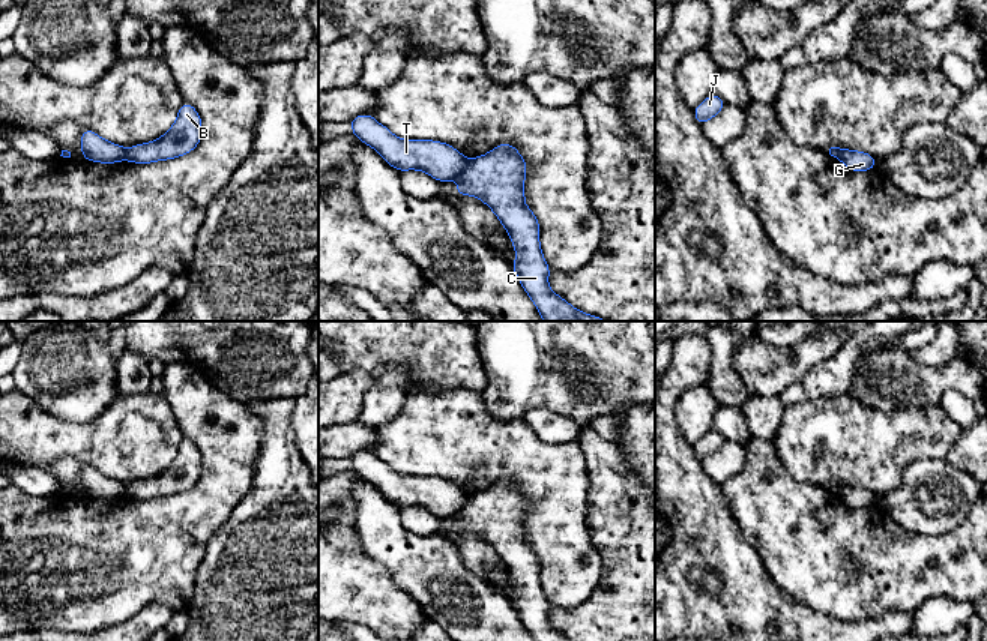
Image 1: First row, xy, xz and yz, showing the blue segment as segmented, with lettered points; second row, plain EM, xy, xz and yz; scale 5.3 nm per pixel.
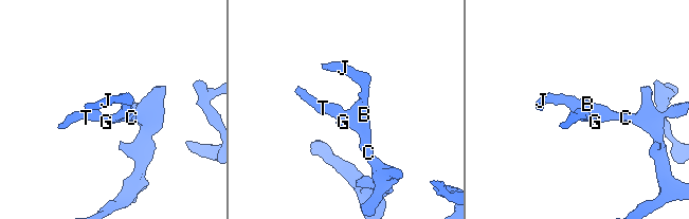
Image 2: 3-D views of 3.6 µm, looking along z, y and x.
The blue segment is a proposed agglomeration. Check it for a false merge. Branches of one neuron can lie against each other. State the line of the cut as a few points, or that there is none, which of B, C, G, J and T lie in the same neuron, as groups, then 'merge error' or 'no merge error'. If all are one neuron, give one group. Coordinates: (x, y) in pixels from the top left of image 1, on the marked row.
cut xz (469, 161), (455, 177); groups B C G J / T; merge error

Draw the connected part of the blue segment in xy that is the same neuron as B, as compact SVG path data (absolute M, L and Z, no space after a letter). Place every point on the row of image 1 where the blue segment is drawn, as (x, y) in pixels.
M183 102L173 126L161 138L128 149L125 161L150 164L183 156L198 146L201 129L200 114L191 104Z

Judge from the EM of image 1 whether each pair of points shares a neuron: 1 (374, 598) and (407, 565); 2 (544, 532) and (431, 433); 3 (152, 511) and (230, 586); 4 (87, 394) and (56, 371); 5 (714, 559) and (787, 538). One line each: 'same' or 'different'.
1: different
2: same
3: different
4: same
5: different

